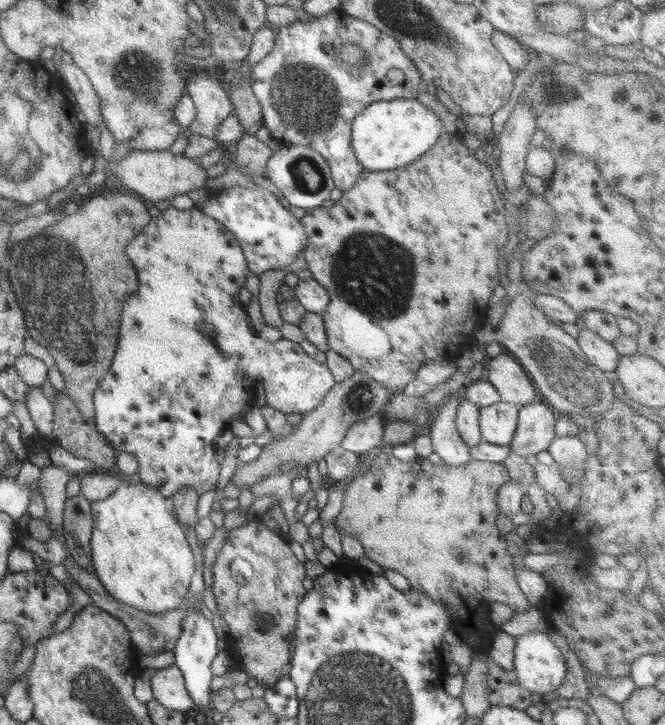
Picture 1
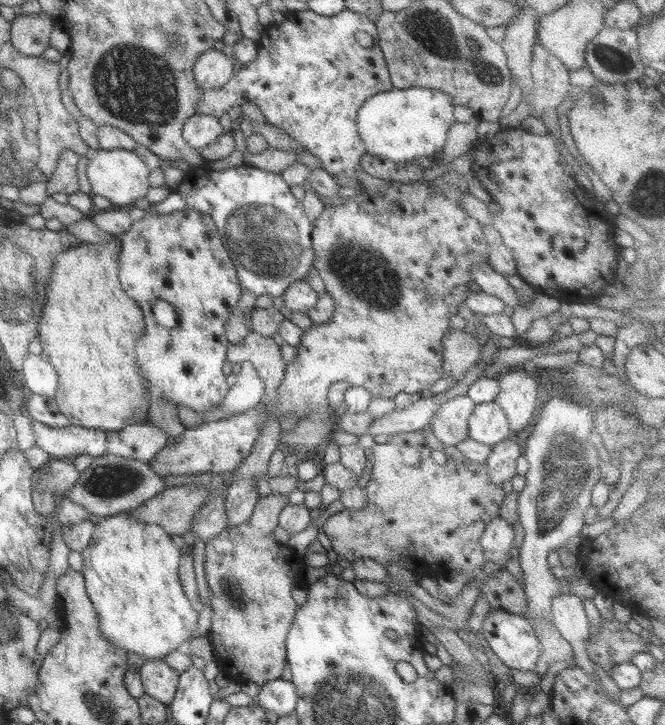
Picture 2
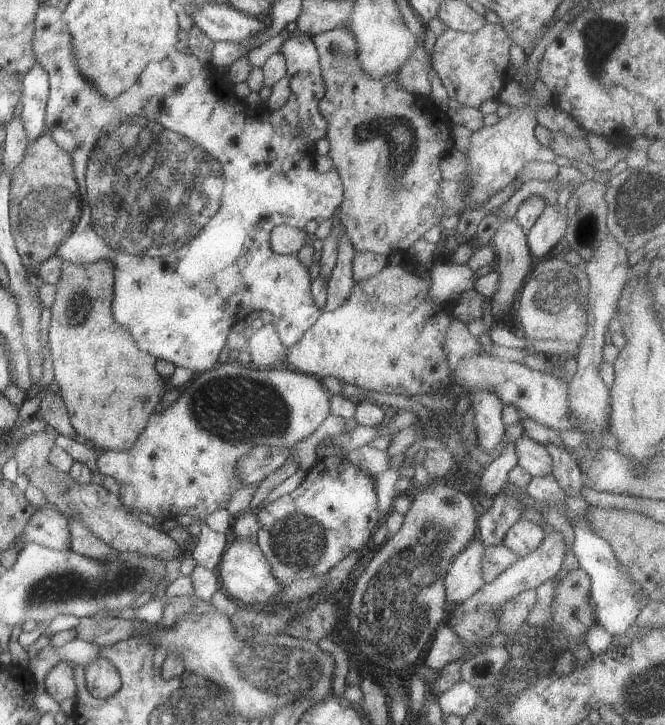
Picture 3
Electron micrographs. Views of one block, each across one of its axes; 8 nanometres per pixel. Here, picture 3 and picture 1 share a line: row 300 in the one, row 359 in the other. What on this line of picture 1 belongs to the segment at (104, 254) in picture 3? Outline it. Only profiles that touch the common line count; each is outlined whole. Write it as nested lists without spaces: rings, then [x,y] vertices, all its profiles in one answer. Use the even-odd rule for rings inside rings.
[[[173,206],[163,210],[152,220],[128,245],[125,250],[137,272],[137,289],[123,304],[121,323],[119,326],[117,349],[114,353],[110,368],[104,379],[99,383],[99,388],[94,391],[93,405],[95,408],[95,428],[117,451],[127,452],[136,457],[138,461],[138,474],[142,483],[157,488],[164,496],[170,498],[179,488],[192,487],[199,494],[216,489],[218,475],[220,474],[221,456],[218,447],[214,444],[214,437],[223,429],[230,428],[231,420],[238,420],[242,410],[246,413],[254,405],[254,390],[259,381],[264,385],[267,403],[260,407],[260,412],[265,418],[267,428],[272,431],[270,443],[279,441],[292,432],[296,425],[286,421],[286,414],[305,413],[314,410],[334,387],[335,381],[332,372],[325,364],[314,360],[306,354],[301,343],[286,339],[274,342],[265,341],[250,327],[250,318],[246,308],[239,301],[238,291],[244,286],[246,277],[251,273],[244,253],[237,244],[235,237],[217,220],[204,214],[197,206],[189,210],[176,209]]]

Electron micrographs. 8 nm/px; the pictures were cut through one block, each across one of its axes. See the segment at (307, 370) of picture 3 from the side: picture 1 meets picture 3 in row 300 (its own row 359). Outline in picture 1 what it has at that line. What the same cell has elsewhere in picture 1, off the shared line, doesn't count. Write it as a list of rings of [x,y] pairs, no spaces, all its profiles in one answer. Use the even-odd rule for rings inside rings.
[[[462,133],[454,136],[442,134],[430,152],[424,153],[421,159],[406,167],[386,172],[370,172],[365,169],[356,185],[343,191],[340,201],[336,201],[330,208],[320,206],[308,209],[300,219],[308,238],[308,245],[301,255],[308,264],[312,278],[328,291],[330,297],[326,310],[321,313],[329,349],[346,357],[355,371],[364,372],[392,395],[402,393],[410,382],[416,380],[417,370],[426,361],[441,358],[454,359],[464,347],[476,346],[473,332],[482,328],[486,322],[488,300],[493,289],[499,285],[501,249],[508,242],[511,234],[510,226],[506,223],[507,211],[500,198],[500,190],[496,186],[492,170],[475,158],[474,151],[464,146],[460,136]]]

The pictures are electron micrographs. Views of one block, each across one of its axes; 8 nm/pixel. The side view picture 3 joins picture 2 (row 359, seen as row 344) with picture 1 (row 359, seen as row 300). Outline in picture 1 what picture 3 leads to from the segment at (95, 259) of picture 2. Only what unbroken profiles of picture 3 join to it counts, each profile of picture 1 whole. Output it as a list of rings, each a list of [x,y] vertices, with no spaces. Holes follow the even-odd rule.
[[[122,189],[117,194],[97,195],[78,204],[76,212],[62,212],[61,219],[42,233],[10,246],[2,268],[9,272],[17,301],[24,311],[28,334],[49,350],[56,368],[63,374],[63,392],[73,400],[86,421],[95,418],[93,394],[107,374],[117,349],[124,301],[137,289],[137,272],[125,250],[152,216],[148,213],[147,202]]]

